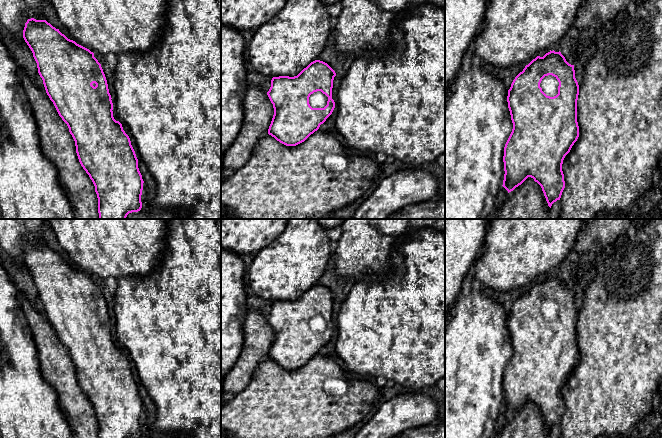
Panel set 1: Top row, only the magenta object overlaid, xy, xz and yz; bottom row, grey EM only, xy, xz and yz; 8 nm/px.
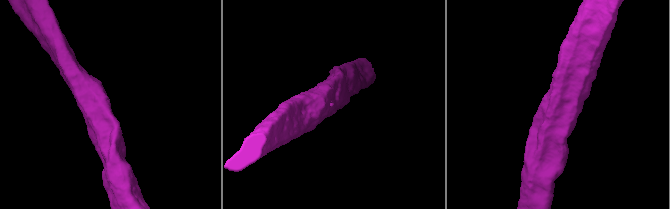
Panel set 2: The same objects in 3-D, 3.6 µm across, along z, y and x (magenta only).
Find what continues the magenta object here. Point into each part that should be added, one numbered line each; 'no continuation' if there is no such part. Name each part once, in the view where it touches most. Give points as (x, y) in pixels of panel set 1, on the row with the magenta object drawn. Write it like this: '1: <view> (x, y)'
1: yz (549, 84)

